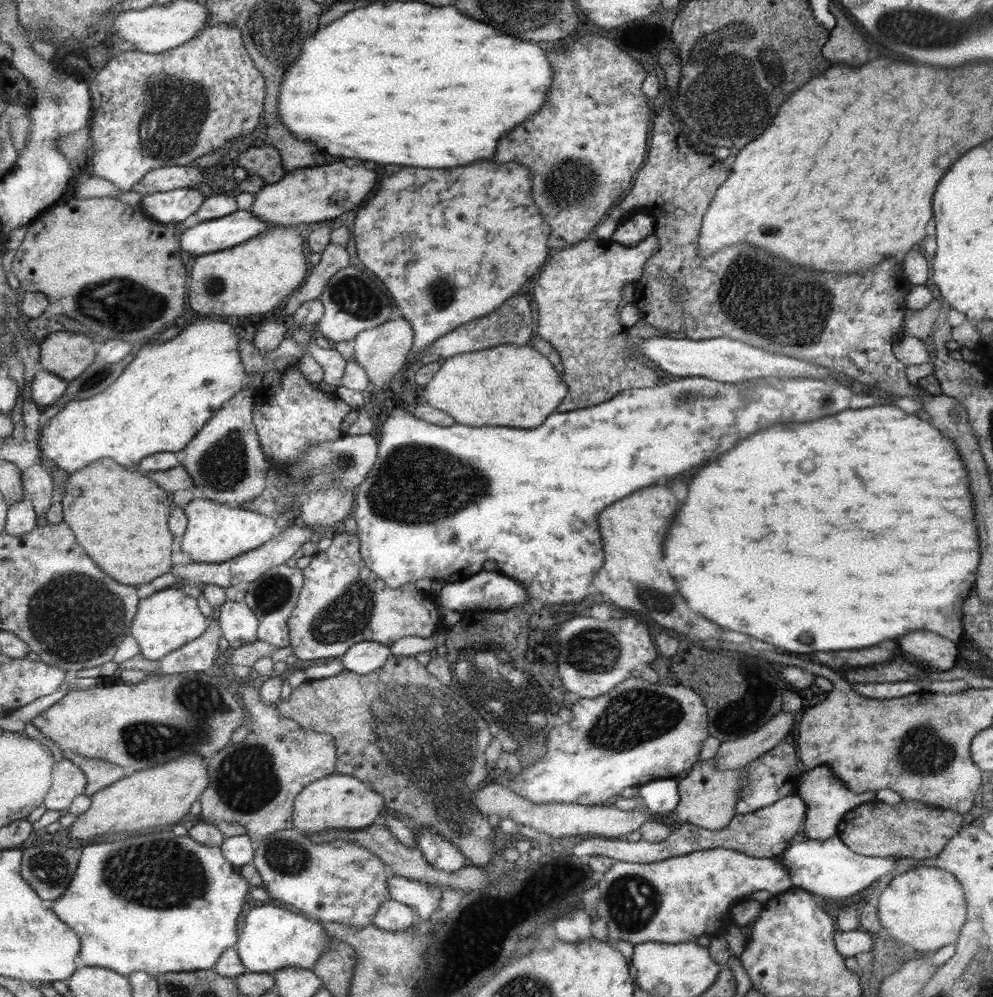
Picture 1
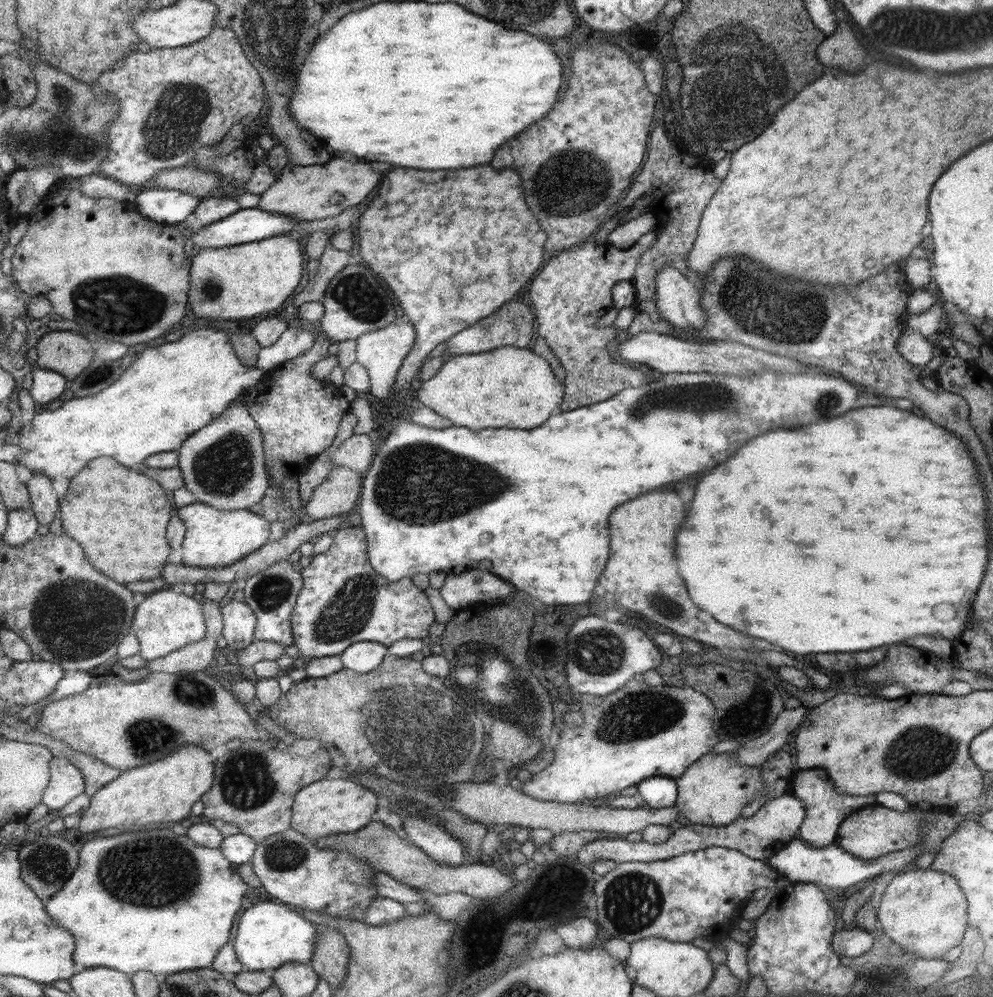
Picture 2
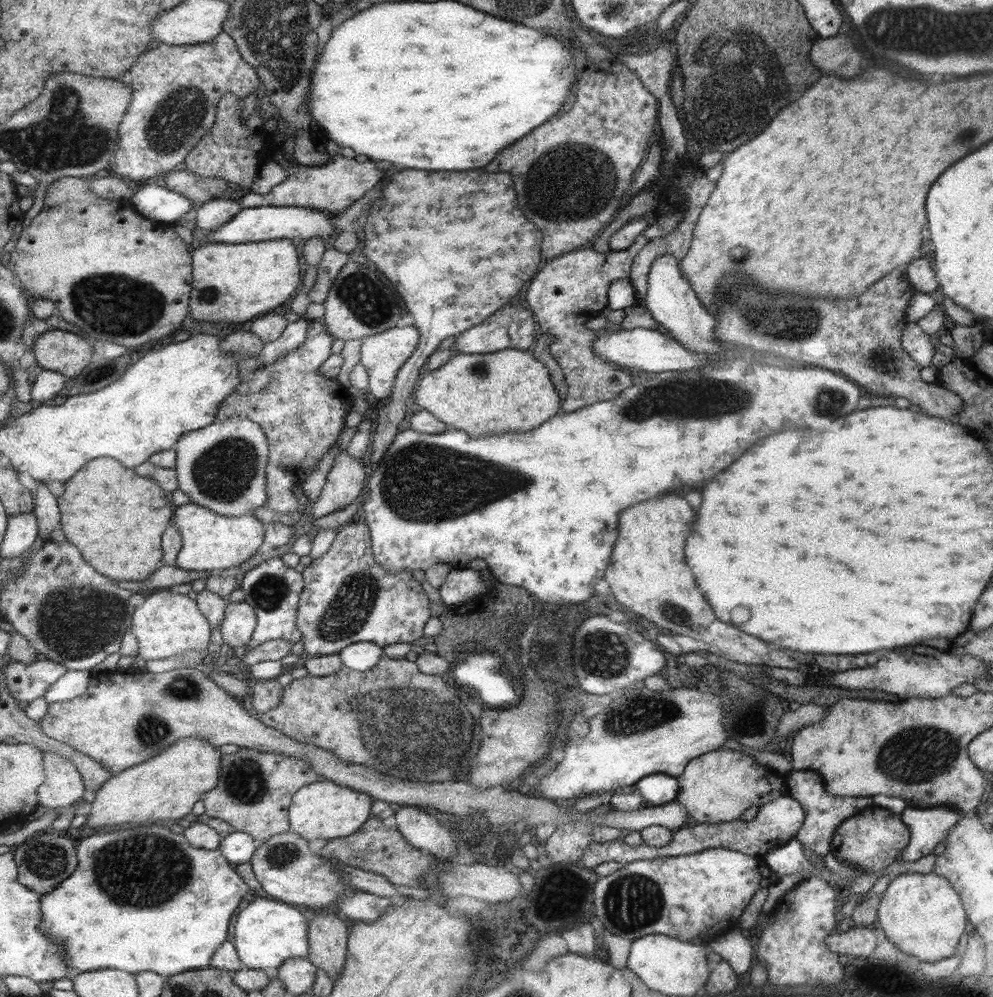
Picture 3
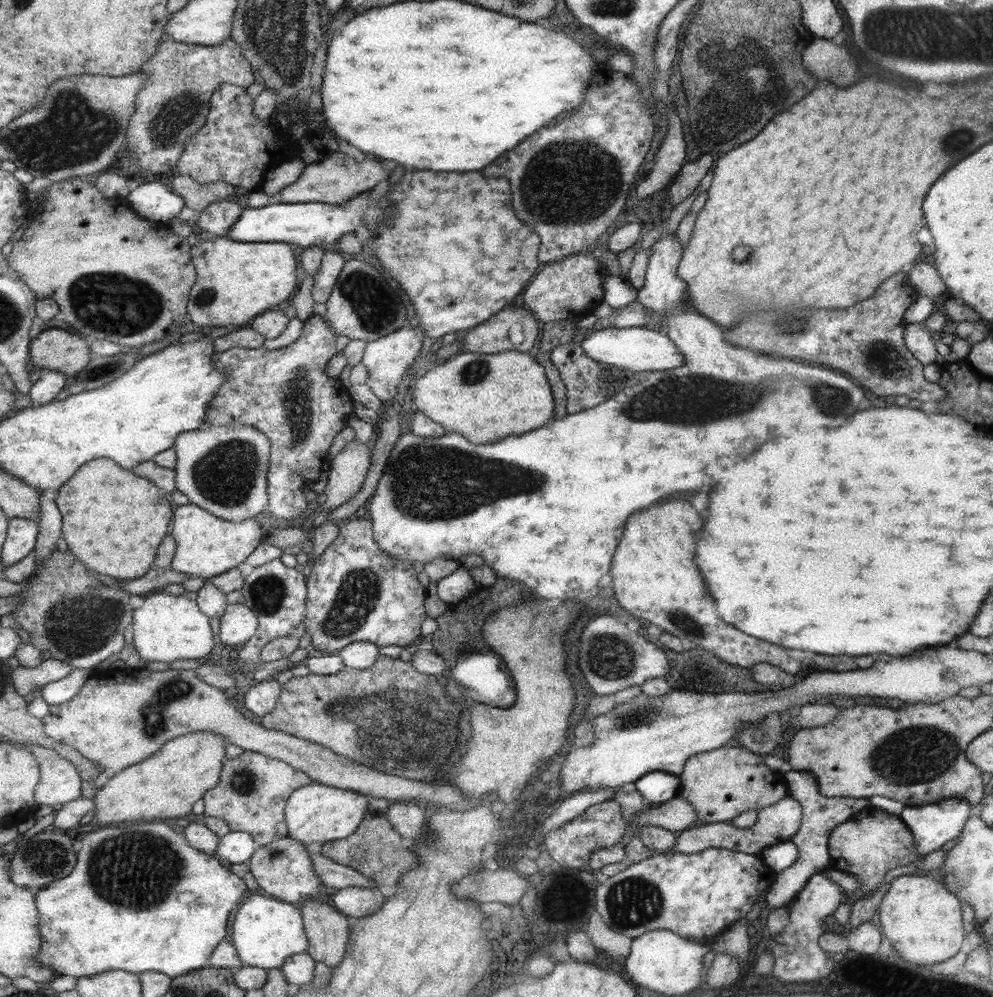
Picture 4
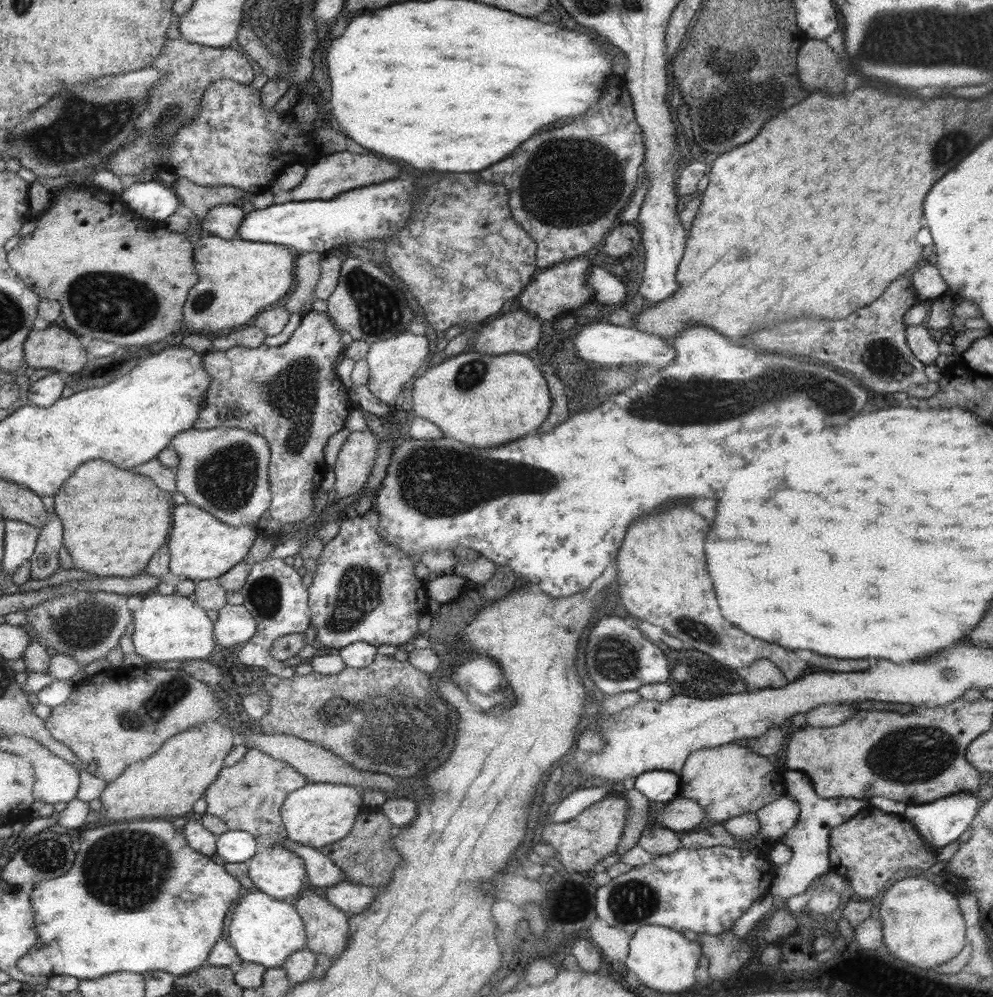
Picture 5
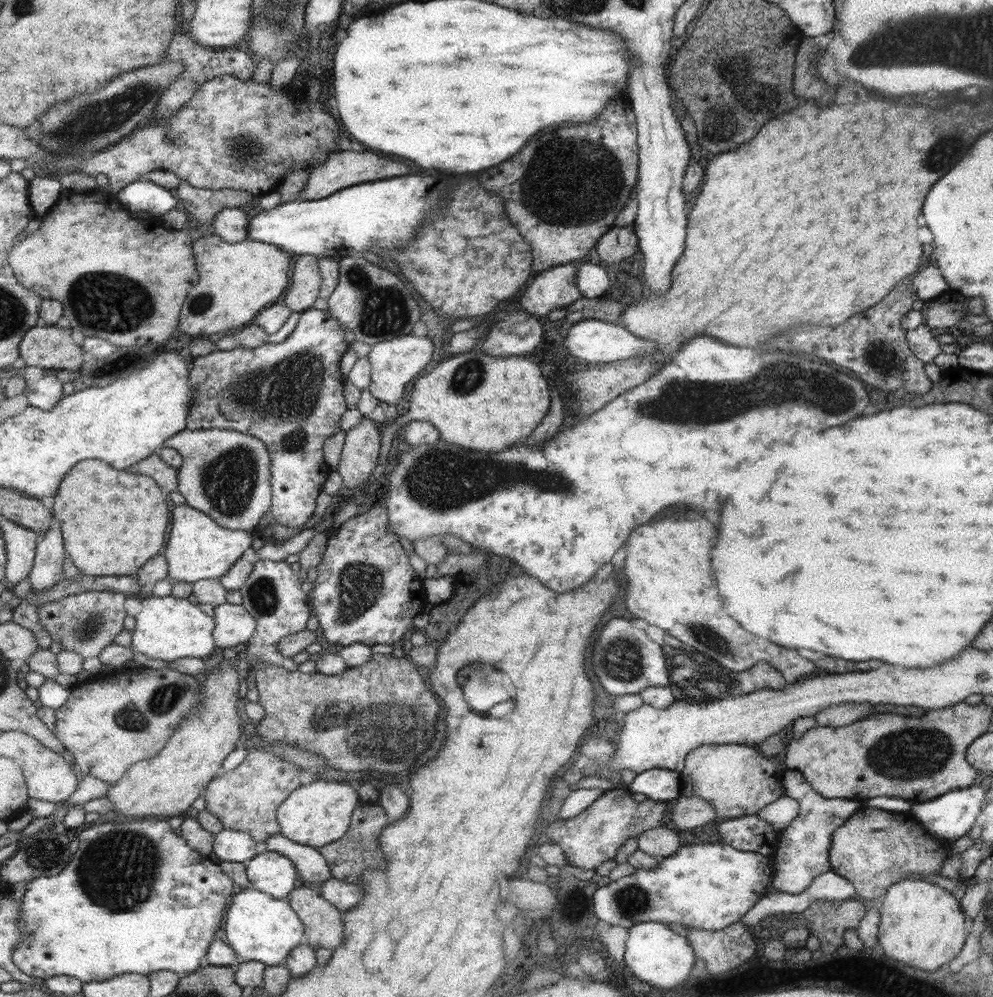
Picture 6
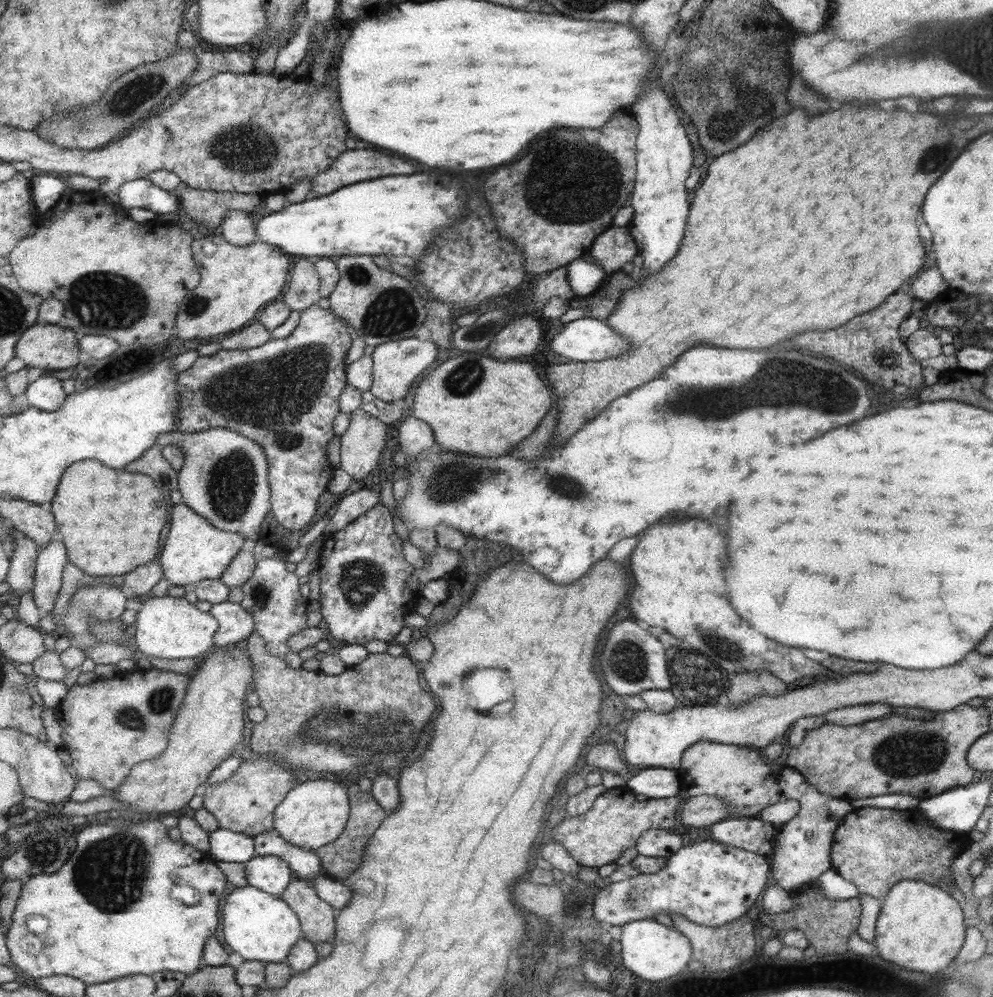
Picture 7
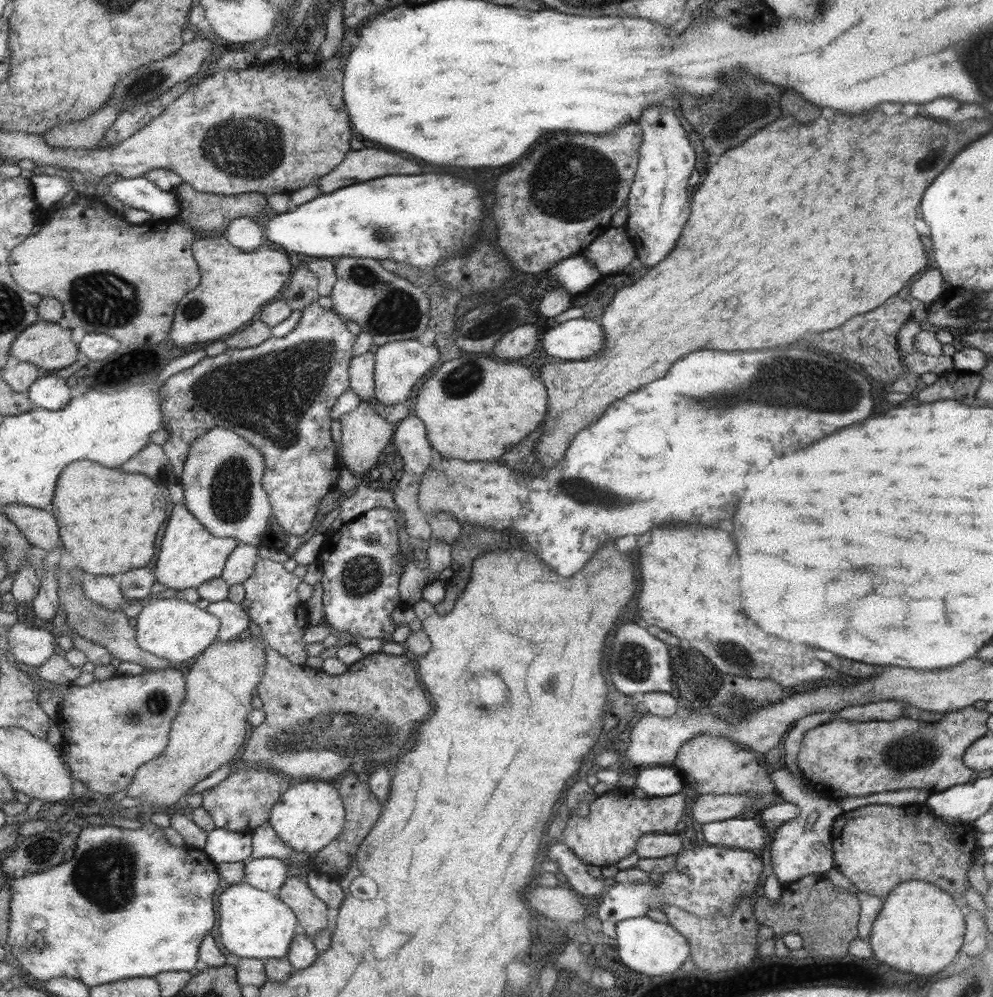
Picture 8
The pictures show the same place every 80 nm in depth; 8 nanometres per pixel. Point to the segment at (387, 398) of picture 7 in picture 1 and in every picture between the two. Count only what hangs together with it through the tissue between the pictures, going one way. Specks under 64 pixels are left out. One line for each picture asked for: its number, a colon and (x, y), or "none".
1: (381, 351)
2: (381, 352)
3: (382, 355)
4: (387, 359)
5: (391, 362)
6: (394, 362)

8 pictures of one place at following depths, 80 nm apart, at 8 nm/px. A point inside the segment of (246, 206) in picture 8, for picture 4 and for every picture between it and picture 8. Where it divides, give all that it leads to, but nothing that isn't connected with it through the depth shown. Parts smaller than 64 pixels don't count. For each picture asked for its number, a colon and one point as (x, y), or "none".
4: (197, 196)
5: (198, 199)
6: (203, 204)
7: (207, 208)

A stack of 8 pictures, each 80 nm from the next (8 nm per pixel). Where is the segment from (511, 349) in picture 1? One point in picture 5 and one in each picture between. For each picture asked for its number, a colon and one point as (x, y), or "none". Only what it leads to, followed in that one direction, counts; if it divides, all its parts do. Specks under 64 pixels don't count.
2: (509, 387)
3: (505, 391)
4: (485, 397)
5: (485, 401)

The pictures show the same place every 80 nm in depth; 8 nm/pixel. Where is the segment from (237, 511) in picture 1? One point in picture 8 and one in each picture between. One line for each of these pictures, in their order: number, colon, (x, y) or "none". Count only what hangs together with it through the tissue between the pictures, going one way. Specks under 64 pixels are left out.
2: (212, 538)
3: (210, 541)
4: (206, 546)
5: (201, 547)
6: (198, 548)
7: (193, 551)
8: (189, 555)

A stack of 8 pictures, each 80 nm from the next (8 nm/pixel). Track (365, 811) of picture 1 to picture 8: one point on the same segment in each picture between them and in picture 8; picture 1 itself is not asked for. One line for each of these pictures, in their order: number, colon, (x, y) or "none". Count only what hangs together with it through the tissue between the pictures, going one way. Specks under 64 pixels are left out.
2: (330, 806)
3: (322, 809)
4: (317, 813)
5: (317, 814)
6: (317, 814)
7: (312, 814)
8: (308, 816)

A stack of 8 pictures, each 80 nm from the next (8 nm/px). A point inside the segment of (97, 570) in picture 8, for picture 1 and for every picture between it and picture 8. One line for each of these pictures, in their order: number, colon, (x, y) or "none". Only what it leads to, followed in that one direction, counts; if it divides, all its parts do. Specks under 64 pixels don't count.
1: (120, 517)
2: (119, 517)
3: (116, 518)
4: (114, 521)
5: (99, 492)
6: (113, 521)
7: (110, 519)

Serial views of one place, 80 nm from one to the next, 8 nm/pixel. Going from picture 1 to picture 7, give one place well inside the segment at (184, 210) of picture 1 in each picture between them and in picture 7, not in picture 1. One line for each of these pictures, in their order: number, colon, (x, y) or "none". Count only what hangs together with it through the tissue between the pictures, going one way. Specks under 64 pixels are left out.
2: (170, 206)
3: (163, 205)
4: (153, 201)
5: (150, 200)
6: (144, 196)
7: (141, 193)

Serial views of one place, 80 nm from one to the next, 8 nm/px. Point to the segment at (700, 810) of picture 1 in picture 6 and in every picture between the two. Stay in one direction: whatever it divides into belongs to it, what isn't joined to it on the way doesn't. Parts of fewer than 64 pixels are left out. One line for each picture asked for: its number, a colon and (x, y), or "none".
2: (713, 791)
3: (717, 787)
4: (722, 783)
5: (727, 781)
6: (738, 782)

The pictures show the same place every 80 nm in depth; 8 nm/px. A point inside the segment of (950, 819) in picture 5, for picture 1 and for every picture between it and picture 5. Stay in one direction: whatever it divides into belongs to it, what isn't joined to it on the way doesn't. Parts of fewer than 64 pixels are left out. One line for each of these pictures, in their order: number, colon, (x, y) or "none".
1: (827, 868)
2: (831, 867)
3: (929, 826)
4: (932, 825)

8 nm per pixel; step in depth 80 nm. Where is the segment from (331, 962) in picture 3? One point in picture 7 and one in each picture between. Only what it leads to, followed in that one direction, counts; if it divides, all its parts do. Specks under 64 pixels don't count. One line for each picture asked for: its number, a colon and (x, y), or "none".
4: (326, 929)
5: (326, 926)
6: (323, 927)
7: (317, 924)

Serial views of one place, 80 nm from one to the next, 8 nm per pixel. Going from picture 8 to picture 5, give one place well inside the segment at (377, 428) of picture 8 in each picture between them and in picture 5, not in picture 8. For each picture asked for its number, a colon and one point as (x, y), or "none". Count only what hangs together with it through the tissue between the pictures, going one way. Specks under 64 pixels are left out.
5: (354, 461)
6: (358, 456)
7: (360, 444)

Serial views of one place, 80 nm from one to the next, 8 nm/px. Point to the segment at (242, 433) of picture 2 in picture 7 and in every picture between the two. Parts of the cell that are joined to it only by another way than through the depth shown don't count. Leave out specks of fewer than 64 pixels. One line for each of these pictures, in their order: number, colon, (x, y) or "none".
3: (222, 466)
4: (223, 469)
5: (224, 470)
6: (225, 474)
7: (224, 477)

